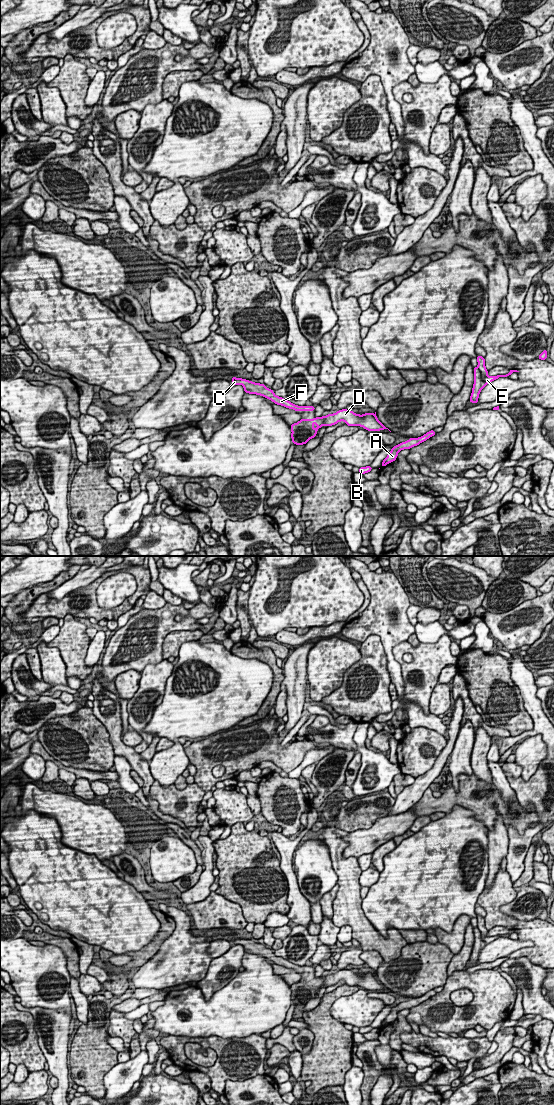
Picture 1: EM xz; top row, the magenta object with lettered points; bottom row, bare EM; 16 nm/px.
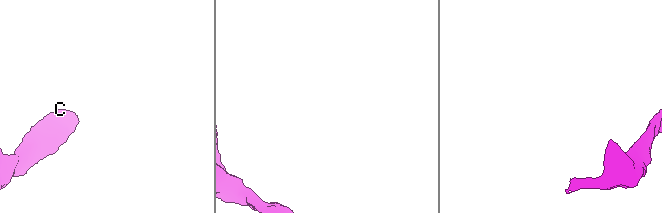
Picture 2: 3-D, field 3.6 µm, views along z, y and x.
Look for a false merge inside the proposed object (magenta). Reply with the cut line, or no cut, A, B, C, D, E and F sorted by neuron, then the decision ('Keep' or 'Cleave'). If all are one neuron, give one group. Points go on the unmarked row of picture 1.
Split along xz (383, 1021), (387, 1023). Groups: A C D E F / B. Cleave

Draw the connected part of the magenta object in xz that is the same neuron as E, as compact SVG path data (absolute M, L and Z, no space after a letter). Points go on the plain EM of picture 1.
M477 915L478 926L473 928L474 931L474 944L472 948L472 953L469 961L471 963L478 964L478 958L480 951L490 942L500 938L500 937L509 937L514 932L519 932L517 930L510 930L508 934L497 935L497 936L488 936L488 930L485 927L485 919L484 917Z

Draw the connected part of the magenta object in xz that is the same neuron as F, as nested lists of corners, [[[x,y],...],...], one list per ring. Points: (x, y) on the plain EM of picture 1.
[[[232,936],[231,943],[233,945],[241,944],[244,948],[245,953],[263,956],[273,961],[274,964],[281,965],[289,969],[293,969],[295,971],[315,971],[315,966],[298,966],[282,957],[276,956],[272,949],[265,947],[265,944],[255,943],[251,940],[248,941],[247,939],[236,938],[235,936]]]

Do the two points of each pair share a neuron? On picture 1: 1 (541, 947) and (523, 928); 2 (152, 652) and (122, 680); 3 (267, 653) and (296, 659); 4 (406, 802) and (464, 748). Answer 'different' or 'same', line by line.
1: same
2: different
3: different
4: different

